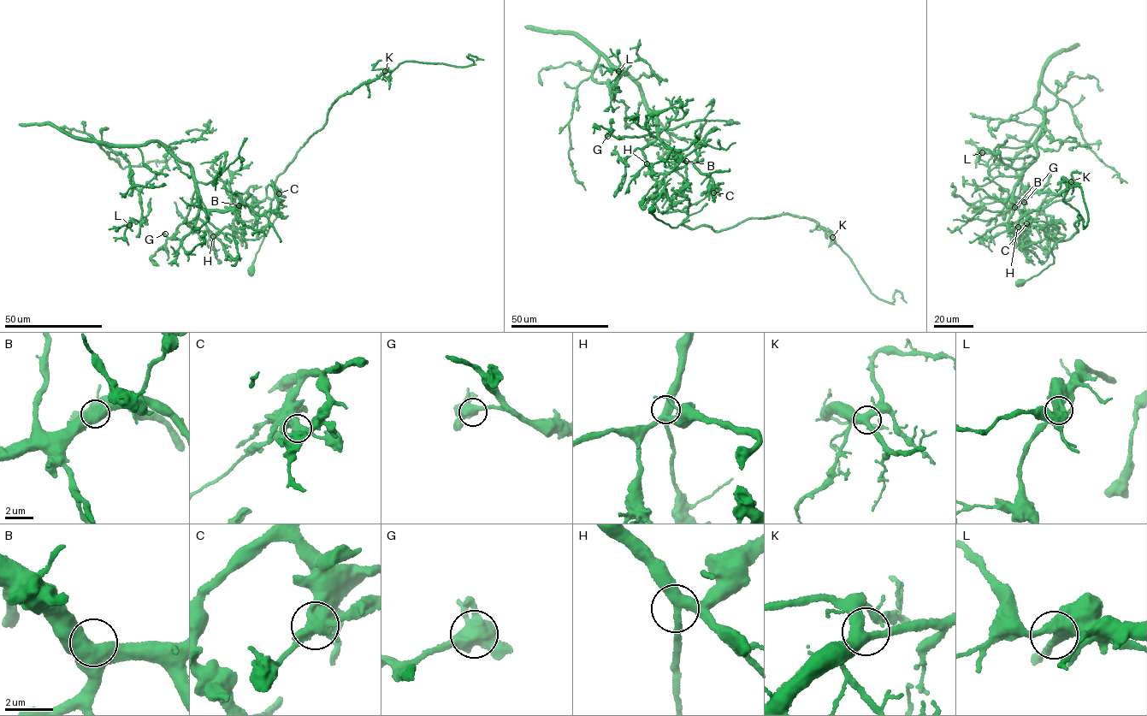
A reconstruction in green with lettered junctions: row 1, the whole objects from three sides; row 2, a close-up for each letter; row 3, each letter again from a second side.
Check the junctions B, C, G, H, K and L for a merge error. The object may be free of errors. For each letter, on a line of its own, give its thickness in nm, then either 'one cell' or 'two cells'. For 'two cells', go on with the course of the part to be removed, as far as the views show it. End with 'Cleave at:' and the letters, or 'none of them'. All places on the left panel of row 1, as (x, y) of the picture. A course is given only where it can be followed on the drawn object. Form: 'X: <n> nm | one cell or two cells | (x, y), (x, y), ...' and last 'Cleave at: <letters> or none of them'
B: 480 nm | one cell
C: 440 nm | two cells | (278, 192), (266, 187), (275, 197), (277, 176), (339, 97), (405, 62), (484, 60)
G: 500 nm | one cell
H: 400 nm | one cell
K: 420 nm | one cell
L: 400 nm | one cell
Cleave at: C

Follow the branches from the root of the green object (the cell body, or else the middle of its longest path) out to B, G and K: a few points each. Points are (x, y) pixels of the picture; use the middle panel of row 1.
B: (651, 209), (654, 217), (671, 227), (688, 220), (683, 221), (685, 212), (665, 212), (686, 178), (686, 161)
G: (651, 209), (671, 227), (688, 220), (685, 212), (665, 212), (686, 178), (685, 162), (659, 132), (607, 136)
K: (651, 209), (671, 227), (688, 220), (681, 223), (715, 231), (788, 213), (816, 222), (832, 237)

